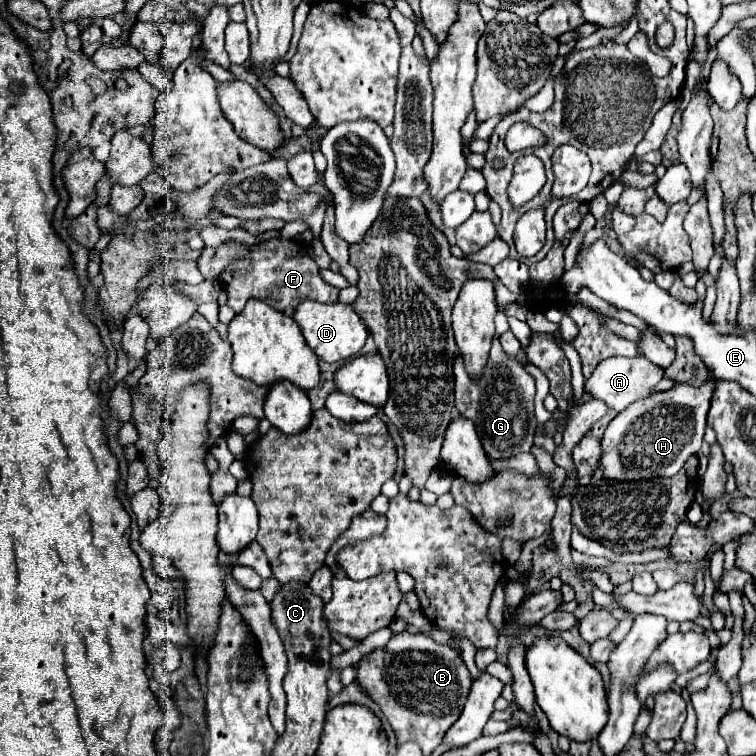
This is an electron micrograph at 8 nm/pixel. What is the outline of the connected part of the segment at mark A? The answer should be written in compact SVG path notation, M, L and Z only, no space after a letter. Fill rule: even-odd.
M613 356L603 360L595 372L585 380L585 392L591 398L597 398L605 402L609 408L621 412L625 410L631 402L645 398L653 392L653 388L661 382L663 378L663 368L651 364L645 356L635 356L635 358L623 358L623 356Z

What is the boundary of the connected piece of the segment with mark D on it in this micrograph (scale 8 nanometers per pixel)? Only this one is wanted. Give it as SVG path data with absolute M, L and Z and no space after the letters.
M303 300L293 314L293 320L297 322L305 344L325 362L341 362L341 360L349 360L353 356L359 354L359 350L363 348L369 332L367 326L361 322L361 318L353 312L351 306L335 302L335 304L319 304L313 300Z

